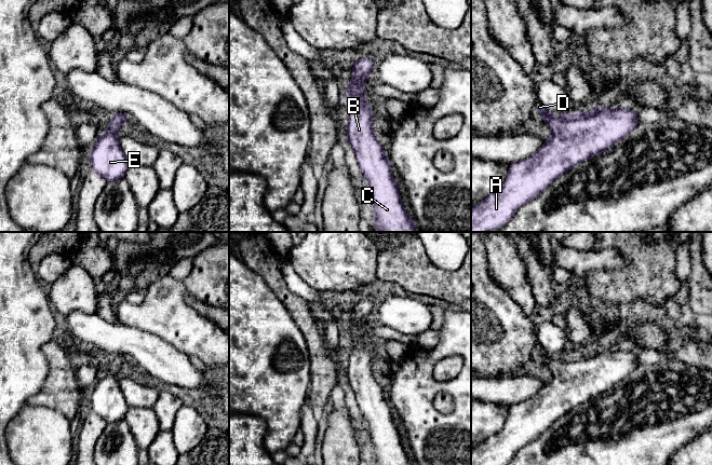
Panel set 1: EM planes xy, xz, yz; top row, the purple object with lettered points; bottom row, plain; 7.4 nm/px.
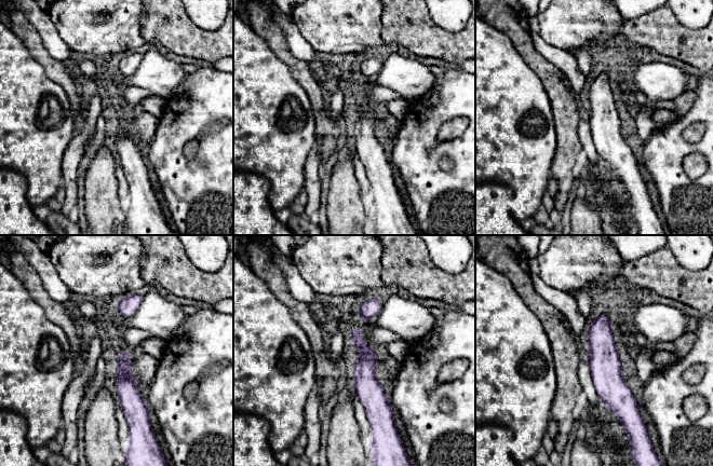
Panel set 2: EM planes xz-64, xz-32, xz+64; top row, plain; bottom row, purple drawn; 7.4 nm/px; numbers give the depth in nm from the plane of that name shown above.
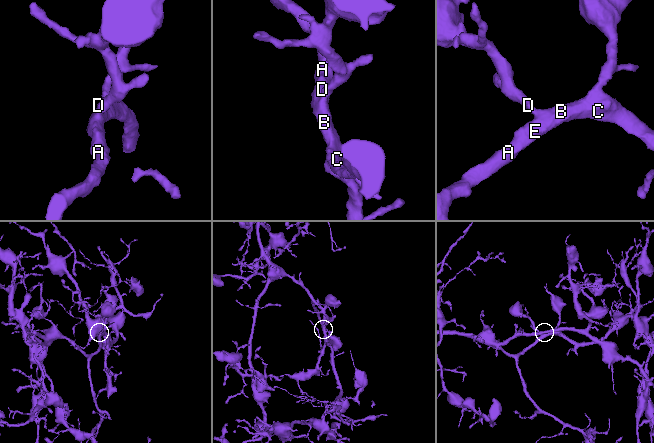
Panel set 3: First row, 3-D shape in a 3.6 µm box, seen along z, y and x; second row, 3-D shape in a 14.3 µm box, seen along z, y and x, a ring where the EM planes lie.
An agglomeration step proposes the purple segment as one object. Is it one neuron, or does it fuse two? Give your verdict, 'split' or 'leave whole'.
leave whole

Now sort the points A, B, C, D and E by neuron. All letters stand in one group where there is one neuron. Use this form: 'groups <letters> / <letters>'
groups A B C D E

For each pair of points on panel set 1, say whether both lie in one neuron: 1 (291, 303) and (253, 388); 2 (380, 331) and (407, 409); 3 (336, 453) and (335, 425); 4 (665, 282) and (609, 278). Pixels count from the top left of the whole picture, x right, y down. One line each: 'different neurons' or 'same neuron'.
1: different neurons
2: different neurons
3: same neuron
4: same neuron

